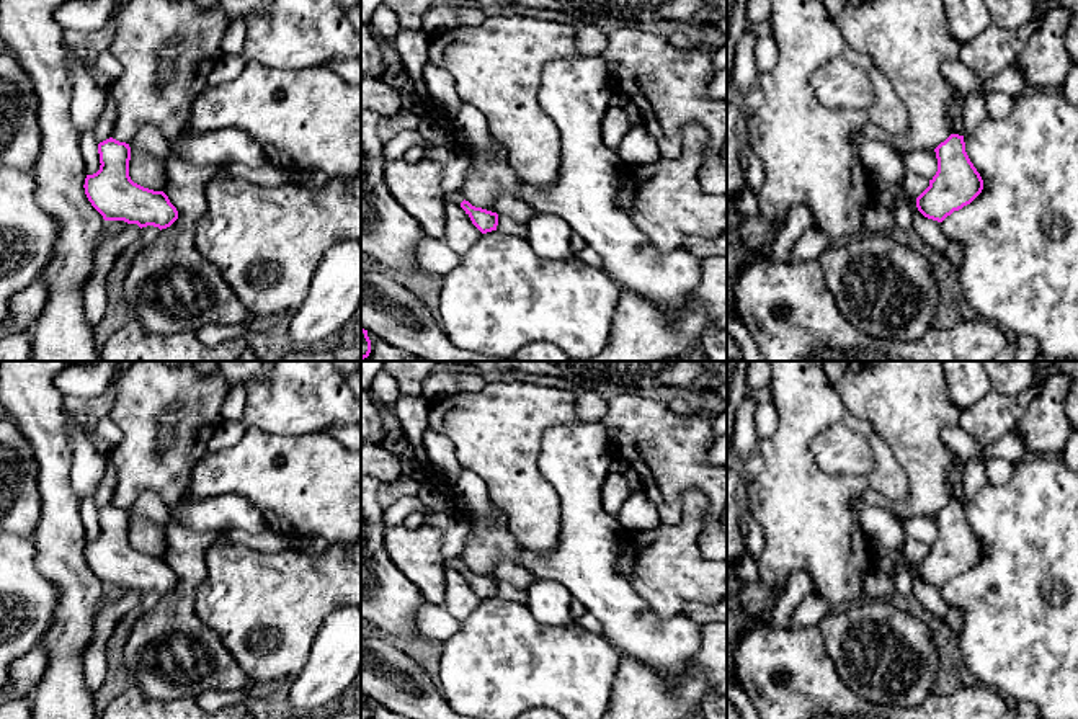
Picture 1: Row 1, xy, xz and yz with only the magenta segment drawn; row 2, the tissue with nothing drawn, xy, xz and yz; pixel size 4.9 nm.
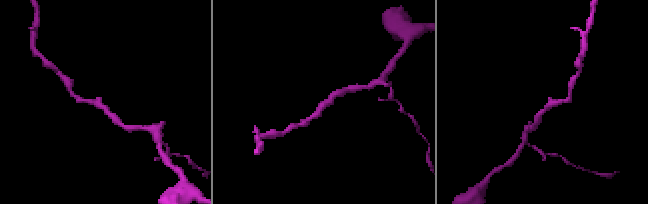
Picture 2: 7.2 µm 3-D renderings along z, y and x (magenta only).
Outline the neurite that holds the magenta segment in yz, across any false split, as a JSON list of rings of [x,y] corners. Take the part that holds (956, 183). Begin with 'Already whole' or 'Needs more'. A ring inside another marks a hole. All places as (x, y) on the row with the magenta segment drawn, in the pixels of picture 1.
Already whole. [[[951,134],[934,152],[938,172],[916,198],[916,208],[924,217],[942,222],[982,193],[983,180],[965,152],[964,136]]]

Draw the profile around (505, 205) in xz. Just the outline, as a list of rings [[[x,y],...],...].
[[[501,193],[495,199],[493,208],[498,216],[510,216],[521,224],[528,224],[536,214],[536,211],[524,199],[514,198],[508,193]]]

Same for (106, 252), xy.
[[[127,224],[119,234],[105,239],[95,250],[95,271],[85,286],[85,319],[95,327],[105,315],[108,294],[106,276],[111,271],[118,255],[140,237],[137,224]]]

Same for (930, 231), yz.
[[[916,199],[908,201],[913,216],[913,227],[916,234],[936,252],[944,253],[949,245],[949,239],[941,229],[941,222],[924,217],[918,208]]]

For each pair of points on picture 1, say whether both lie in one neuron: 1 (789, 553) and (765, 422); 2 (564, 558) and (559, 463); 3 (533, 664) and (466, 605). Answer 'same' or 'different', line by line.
1: different
2: same
3: different

